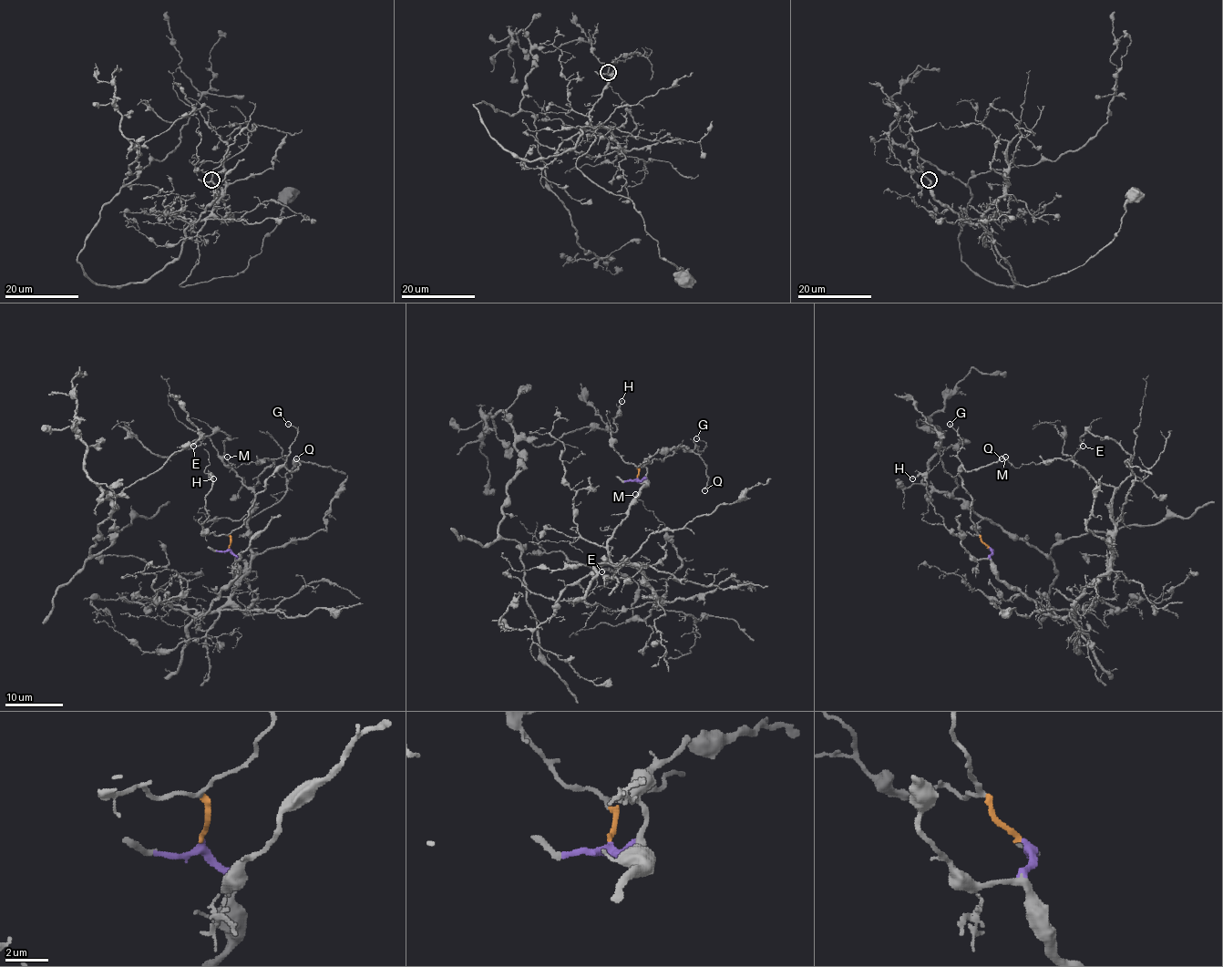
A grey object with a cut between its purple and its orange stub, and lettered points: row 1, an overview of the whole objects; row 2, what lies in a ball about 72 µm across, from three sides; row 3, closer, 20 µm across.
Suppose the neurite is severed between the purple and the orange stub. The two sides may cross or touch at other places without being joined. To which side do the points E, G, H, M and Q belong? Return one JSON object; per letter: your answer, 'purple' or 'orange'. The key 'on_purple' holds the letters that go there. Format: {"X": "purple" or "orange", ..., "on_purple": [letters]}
{"E": "purple", "G": "orange", "H": "orange", "M": "purple", "Q": "orange", "on_purple": ["E", "M"]}

